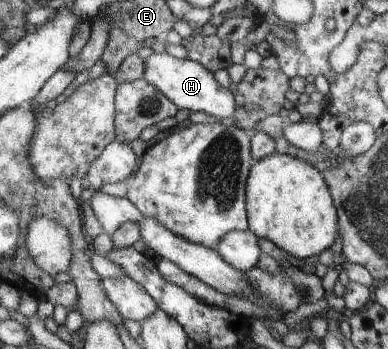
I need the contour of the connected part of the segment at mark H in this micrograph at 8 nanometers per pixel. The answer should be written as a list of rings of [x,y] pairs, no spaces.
[[[168,53],[151,54],[145,59],[145,72],[143,72],[143,80],[150,82],[151,86],[155,86],[157,90],[162,91],[175,103],[179,109],[187,108],[193,112],[205,112],[215,116],[217,120],[233,124],[233,114],[238,109],[234,95],[219,84],[213,77],[213,73],[207,70],[202,63],[185,58],[177,58]]]

